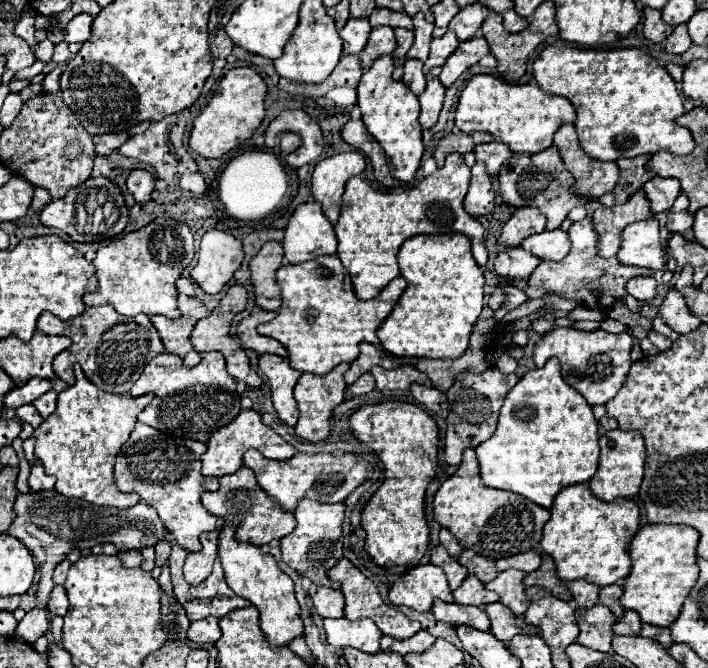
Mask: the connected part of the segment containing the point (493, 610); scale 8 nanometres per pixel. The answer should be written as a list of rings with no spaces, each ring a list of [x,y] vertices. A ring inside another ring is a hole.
[[[490,603],[484,607],[488,617],[490,617],[490,631],[494,637],[502,643],[510,643],[514,635],[538,635],[538,629],[534,625],[528,625],[522,617],[514,615],[506,605],[502,603]]]

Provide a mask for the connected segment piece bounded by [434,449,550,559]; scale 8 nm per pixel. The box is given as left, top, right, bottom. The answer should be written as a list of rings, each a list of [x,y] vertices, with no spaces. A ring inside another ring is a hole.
[[[466,449],[456,475],[444,481],[434,497],[434,519],[446,527],[462,547],[488,559],[502,559],[534,549],[542,541],[542,529],[550,519],[550,511],[522,495],[486,487],[478,473],[476,453],[474,449]]]

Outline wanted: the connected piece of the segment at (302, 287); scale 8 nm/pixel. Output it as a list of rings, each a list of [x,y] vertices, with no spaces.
[[[336,255],[316,257],[300,265],[282,265],[282,269],[276,271],[276,279],[282,287],[282,307],[274,321],[262,323],[258,327],[258,333],[280,341],[288,349],[292,369],[300,373],[326,375],[342,361],[352,363],[358,357],[358,345],[362,341],[372,343],[392,356],[380,345],[376,329],[392,313],[396,301],[404,293],[404,277],[390,281],[388,287],[370,301],[356,297],[350,275]]]

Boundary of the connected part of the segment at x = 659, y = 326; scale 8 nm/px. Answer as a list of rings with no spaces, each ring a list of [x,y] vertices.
[[[657,316],[653,320],[652,329],[654,329],[654,331],[656,331],[657,333],[668,337],[672,341],[675,341],[679,338],[679,335],[672,329],[670,329],[670,327],[668,327],[659,316]]]

